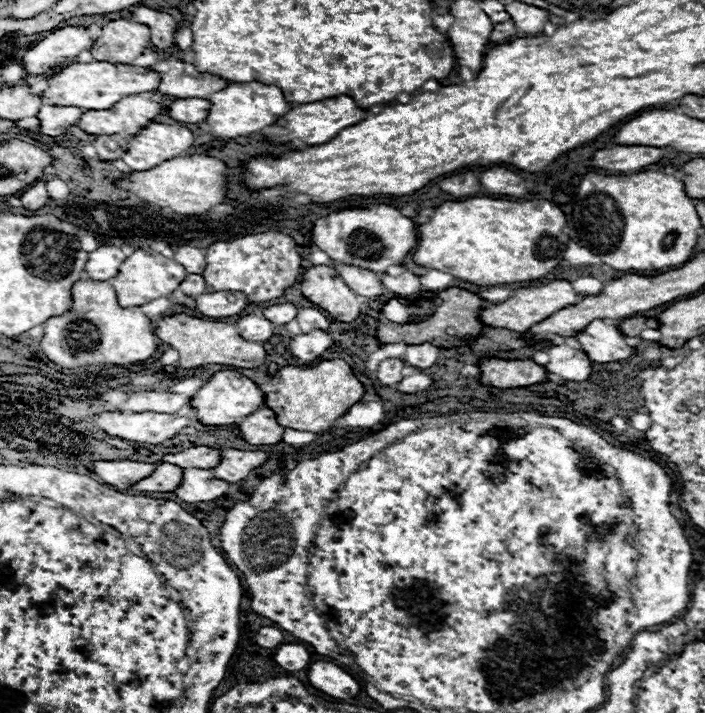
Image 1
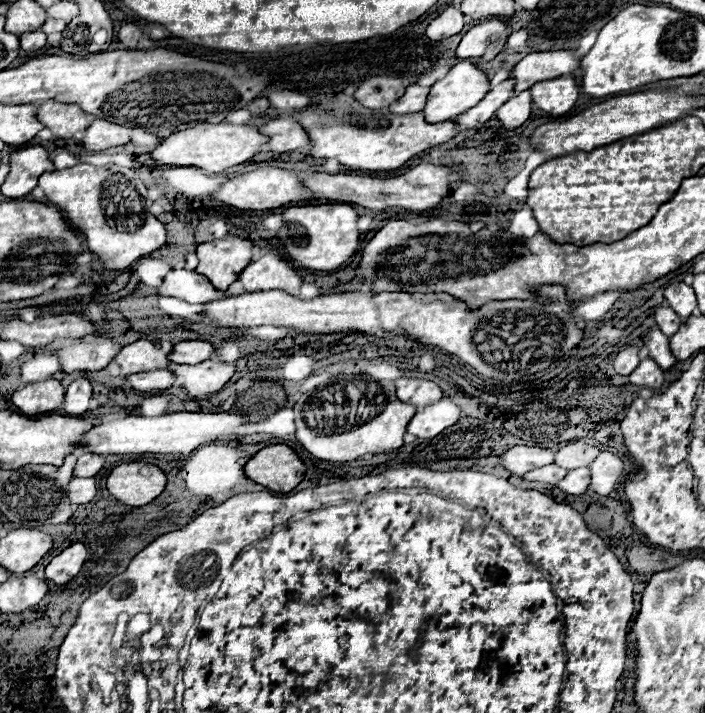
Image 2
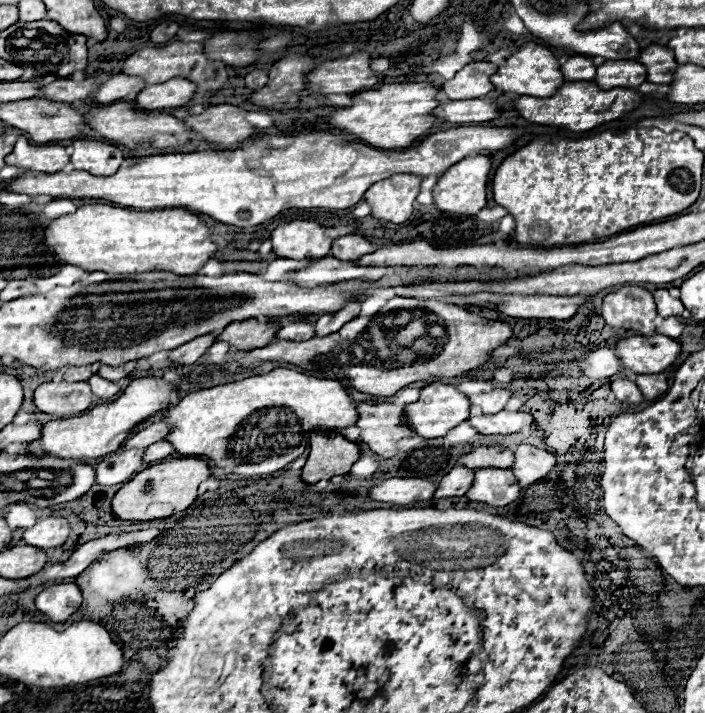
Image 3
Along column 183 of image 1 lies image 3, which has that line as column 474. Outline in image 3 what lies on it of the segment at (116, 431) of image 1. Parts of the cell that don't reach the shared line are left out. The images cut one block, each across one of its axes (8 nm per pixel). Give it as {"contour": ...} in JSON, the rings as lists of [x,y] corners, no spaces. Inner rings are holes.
{"contour":[[[498,412],[498,414],[478,414],[478,416],[470,416],[466,420],[472,428],[476,428],[478,434],[484,436],[506,436],[506,434],[514,434],[520,432],[522,428],[532,424],[532,414],[528,412]]]}

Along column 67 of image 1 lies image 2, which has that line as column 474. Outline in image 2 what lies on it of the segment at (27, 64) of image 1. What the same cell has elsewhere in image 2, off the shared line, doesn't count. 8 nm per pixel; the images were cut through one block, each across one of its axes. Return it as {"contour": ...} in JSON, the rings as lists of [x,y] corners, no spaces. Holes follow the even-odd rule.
{"contour":[[[490,18],[464,34],[462,42],[456,48],[456,56],[462,60],[484,58],[486,62],[490,62],[504,48],[506,38],[508,26],[498,18]]]}

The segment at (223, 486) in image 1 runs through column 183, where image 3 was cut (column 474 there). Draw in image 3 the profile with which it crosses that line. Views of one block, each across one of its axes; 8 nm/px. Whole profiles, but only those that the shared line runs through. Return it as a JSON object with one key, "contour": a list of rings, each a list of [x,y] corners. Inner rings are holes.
{"contour":[[[478,468],[472,490],[466,496],[474,502],[486,502],[490,506],[508,506],[520,496],[520,484],[512,470],[502,468]]]}

